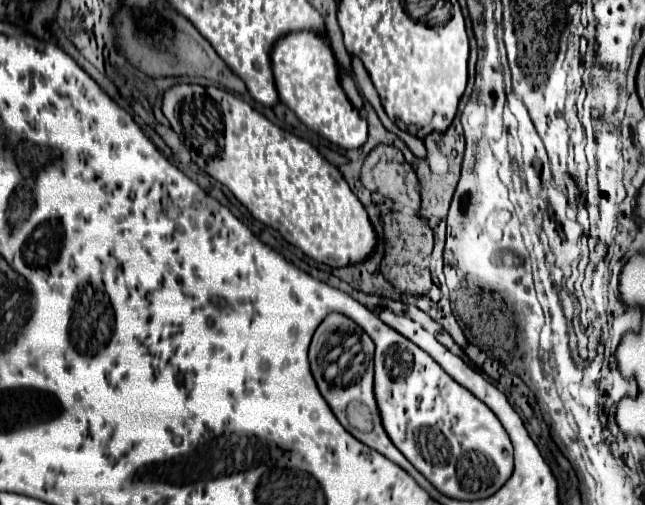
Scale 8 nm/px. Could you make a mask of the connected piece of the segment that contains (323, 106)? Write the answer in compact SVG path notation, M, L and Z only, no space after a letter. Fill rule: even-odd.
M292 32L278 40L272 52L272 70L280 102L284 102L310 130L344 150L362 148L368 136L366 120L348 102L338 82L338 62L328 38L314 32Z

